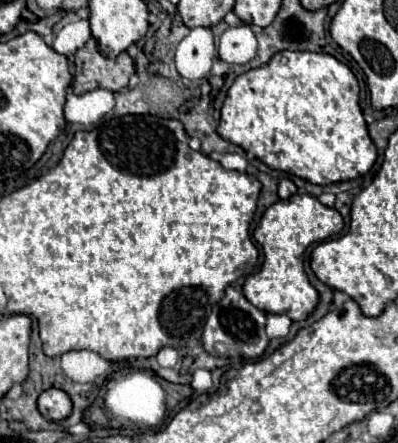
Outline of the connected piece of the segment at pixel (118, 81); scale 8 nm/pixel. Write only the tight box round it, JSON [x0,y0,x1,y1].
[73,38,135,94]

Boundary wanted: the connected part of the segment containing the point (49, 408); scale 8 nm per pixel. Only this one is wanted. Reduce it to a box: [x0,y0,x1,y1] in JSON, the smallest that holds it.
[37,388,71,422]

